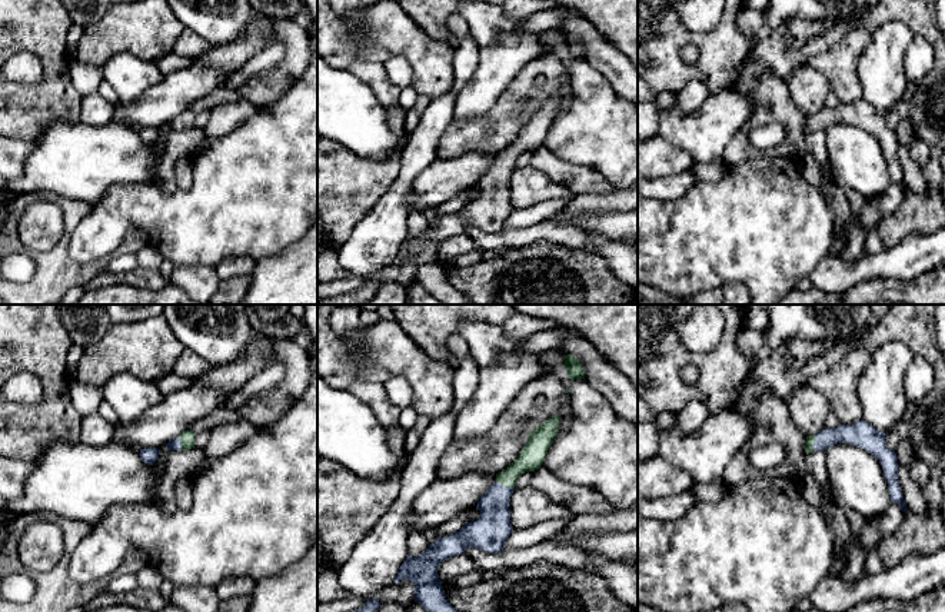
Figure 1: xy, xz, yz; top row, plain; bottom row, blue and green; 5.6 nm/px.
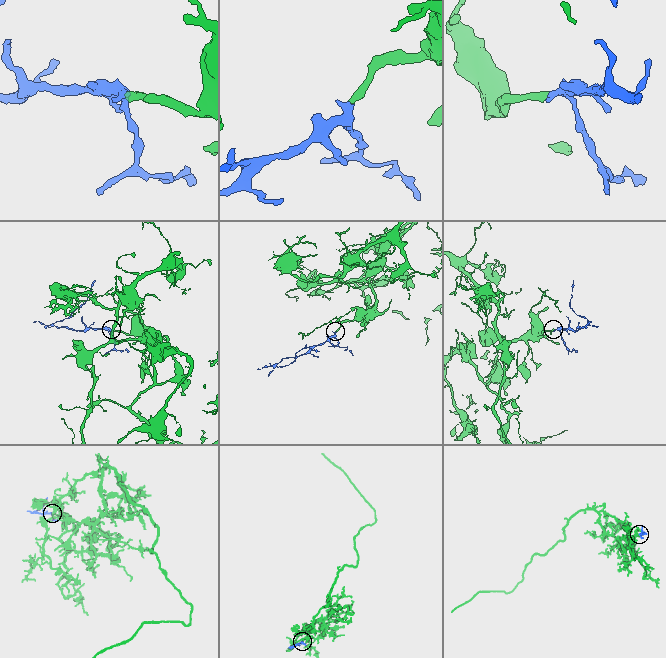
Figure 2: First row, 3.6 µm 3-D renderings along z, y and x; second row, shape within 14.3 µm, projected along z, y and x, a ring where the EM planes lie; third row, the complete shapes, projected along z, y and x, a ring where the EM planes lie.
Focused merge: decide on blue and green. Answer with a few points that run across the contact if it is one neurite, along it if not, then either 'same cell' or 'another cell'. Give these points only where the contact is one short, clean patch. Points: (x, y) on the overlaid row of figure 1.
line xz (492, 529), (495, 502), (503, 486), (531, 458); same cell

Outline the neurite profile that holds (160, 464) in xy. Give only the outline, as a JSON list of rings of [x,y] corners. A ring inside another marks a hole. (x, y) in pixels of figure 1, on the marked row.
[[[166,445],[159,448],[160,455],[154,463],[154,488],[153,488],[153,493],[156,495],[159,485],[163,479],[164,470],[166,470],[166,465],[167,465],[167,453],[170,452]]]

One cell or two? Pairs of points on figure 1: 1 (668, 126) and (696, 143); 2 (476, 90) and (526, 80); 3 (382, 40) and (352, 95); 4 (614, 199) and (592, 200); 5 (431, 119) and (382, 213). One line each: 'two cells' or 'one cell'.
1: one cell
2: two cells
3: two cells
4: one cell
5: one cell

